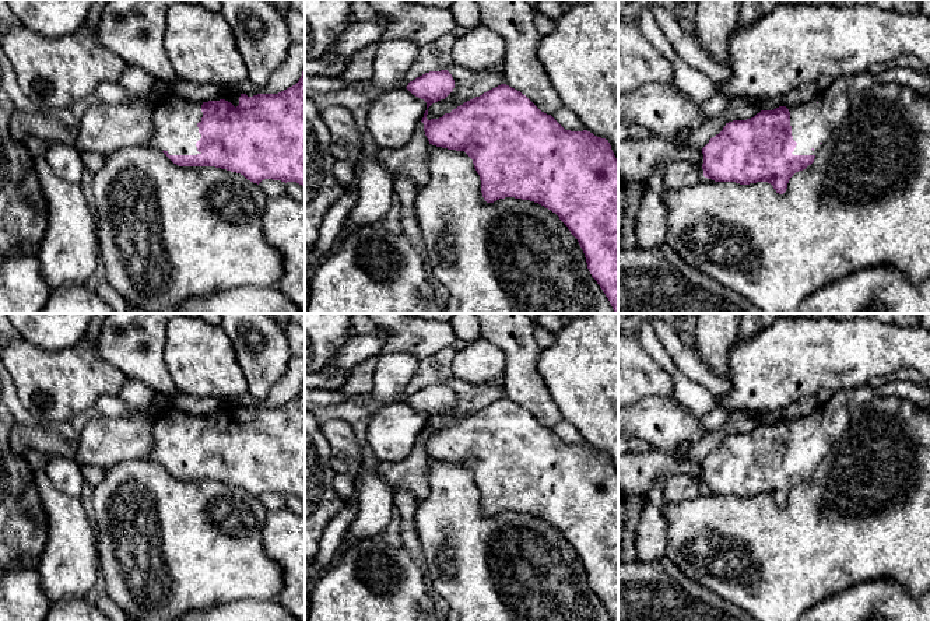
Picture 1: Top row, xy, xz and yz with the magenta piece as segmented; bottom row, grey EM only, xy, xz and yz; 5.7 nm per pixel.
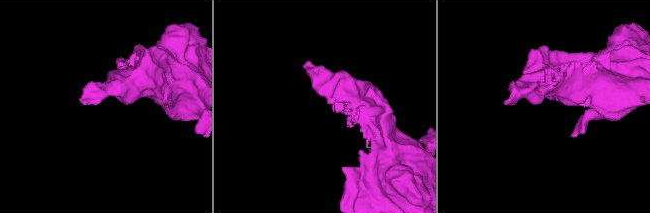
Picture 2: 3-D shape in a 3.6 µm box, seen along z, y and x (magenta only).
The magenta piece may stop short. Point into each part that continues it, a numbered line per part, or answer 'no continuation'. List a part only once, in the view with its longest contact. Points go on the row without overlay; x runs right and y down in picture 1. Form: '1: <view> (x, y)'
1: xy (175, 432)

